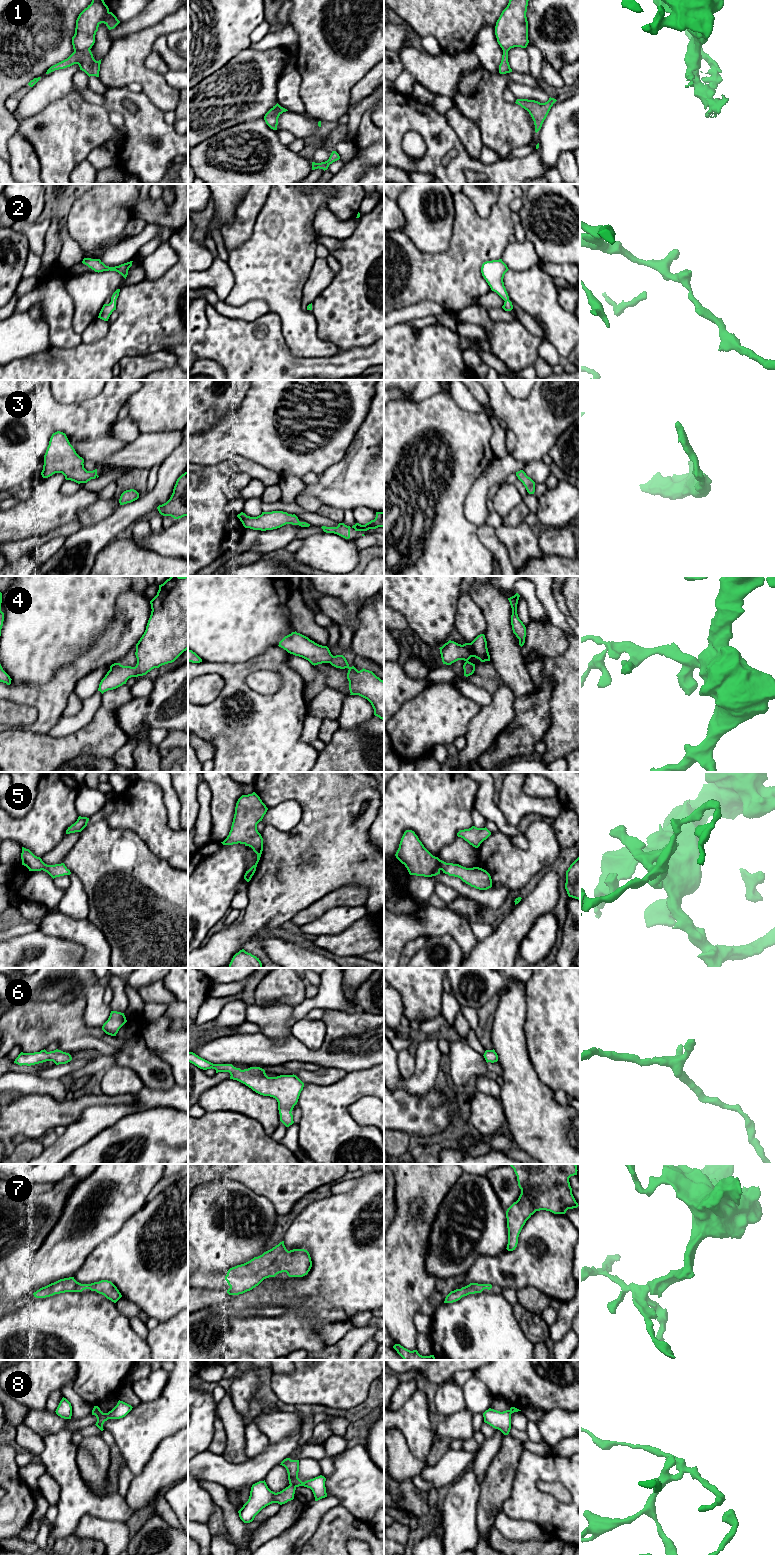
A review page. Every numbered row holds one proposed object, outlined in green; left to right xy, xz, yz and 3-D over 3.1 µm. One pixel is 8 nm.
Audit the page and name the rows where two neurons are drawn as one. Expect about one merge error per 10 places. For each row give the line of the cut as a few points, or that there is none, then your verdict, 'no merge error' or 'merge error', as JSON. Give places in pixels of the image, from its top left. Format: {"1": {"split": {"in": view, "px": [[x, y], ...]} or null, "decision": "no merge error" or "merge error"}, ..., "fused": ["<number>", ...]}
{"1": {"split": null, "decision": "no merge error"}, "2": {"split": null, "decision": "no merge error"}, "3": {"split": null, "decision": "no merge error"}, "4": {"split": null, "decision": "no merge error"}, "5": {"split": null, "decision": "no merge error"}, "6": {"split": null, "decision": "no merge error"}, "7": {"split": null, "decision": "no merge error"}, "8": {"split": {"in": "xz", "px": [[290, 1484], [295, 1487]]}, "decision": "merge error"}, "fused": ["8"]}

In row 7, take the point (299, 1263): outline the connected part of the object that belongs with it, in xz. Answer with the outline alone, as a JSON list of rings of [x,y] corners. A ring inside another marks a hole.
[[[282,1241],[262,1255],[254,1257],[244,1264],[230,1268],[225,1276],[225,1280],[230,1286],[227,1293],[229,1295],[243,1294],[258,1286],[264,1279],[275,1277],[282,1272],[286,1272],[289,1277],[303,1277],[308,1274],[311,1267],[312,1261],[307,1250],[293,1249],[288,1251],[284,1245],[284,1241]]]

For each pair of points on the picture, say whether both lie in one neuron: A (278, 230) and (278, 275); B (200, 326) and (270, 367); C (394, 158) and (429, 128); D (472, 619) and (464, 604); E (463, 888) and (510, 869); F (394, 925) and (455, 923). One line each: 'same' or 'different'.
A: same
B: different
C: same
D: same
E: different
F: same

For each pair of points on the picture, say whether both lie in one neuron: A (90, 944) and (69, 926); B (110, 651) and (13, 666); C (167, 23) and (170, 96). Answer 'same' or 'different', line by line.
A: same
B: different
C: same

